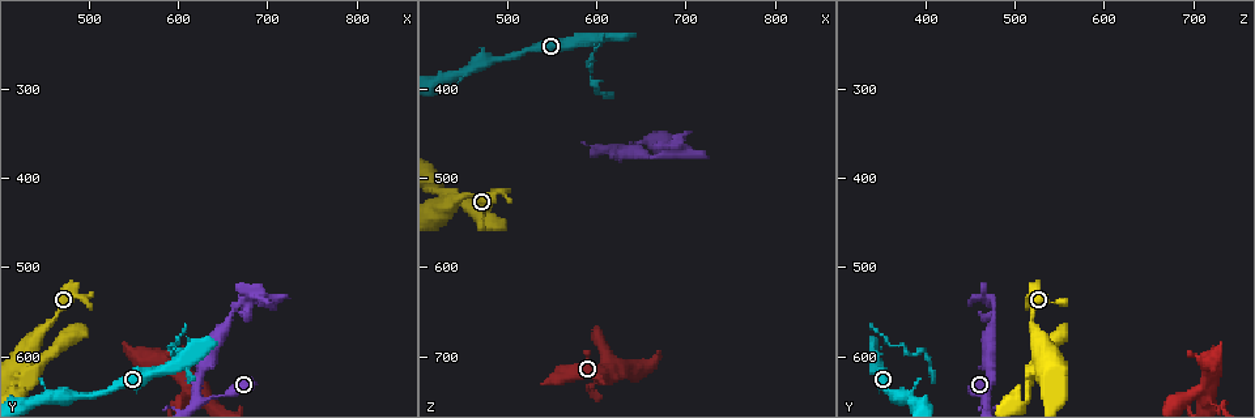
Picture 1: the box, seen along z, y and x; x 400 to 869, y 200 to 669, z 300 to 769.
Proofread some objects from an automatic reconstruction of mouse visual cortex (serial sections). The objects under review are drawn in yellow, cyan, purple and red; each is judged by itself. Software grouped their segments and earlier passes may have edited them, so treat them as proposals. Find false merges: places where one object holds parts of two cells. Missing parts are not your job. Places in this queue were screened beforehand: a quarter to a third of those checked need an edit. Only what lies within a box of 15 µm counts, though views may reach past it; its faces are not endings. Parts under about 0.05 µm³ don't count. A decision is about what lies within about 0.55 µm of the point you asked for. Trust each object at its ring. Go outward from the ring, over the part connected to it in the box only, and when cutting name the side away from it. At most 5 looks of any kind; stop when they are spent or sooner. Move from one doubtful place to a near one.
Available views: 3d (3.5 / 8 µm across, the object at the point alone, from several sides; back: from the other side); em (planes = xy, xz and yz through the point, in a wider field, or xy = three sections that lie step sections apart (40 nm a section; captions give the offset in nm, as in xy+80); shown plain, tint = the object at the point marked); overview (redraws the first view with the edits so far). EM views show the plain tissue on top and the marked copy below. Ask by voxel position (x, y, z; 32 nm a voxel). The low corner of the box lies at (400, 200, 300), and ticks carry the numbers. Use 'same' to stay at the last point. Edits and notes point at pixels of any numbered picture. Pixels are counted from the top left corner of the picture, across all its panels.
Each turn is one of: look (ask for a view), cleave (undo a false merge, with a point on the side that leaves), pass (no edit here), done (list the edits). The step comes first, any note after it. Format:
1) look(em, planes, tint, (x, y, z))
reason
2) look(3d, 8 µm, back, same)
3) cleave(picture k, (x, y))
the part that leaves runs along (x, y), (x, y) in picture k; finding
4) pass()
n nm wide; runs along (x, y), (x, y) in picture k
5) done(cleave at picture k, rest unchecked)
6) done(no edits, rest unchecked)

look(3d, 3.5 µm, (625, 650, 465))

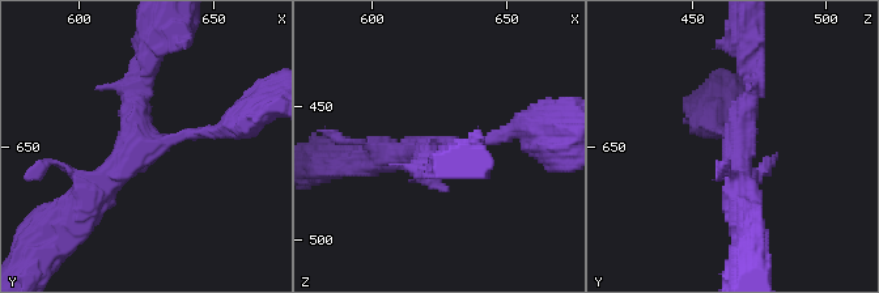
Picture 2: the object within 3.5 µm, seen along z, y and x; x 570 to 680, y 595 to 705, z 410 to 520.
look(em, xy, step 3, tint, (622, 649, 466))

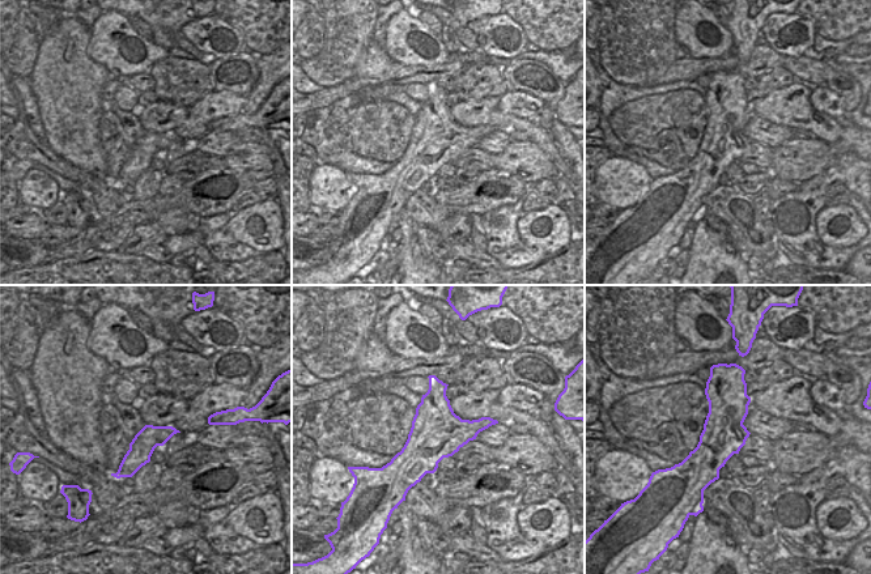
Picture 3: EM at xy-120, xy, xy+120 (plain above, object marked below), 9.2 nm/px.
pass()
480 nm wide; runs along (220, 128), (140, 144), (148, 68) in picture 2; all the same cell

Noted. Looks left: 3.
look(3d, 8 µm, (660, 550, 475))
narrows sharply

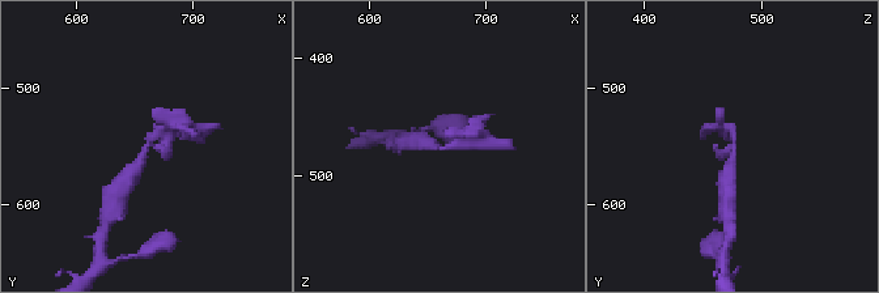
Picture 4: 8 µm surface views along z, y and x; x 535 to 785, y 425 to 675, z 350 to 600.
look(3d, 3.5 µm, (660, 554, 474))

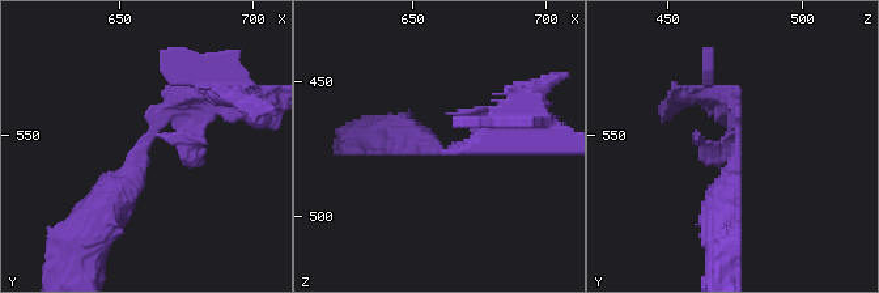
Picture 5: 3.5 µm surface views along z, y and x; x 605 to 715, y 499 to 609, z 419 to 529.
cleave(picture 5, (475, 115))
two cells meet here

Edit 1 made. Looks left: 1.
done(cleave at picture 5, rest unchecked)

